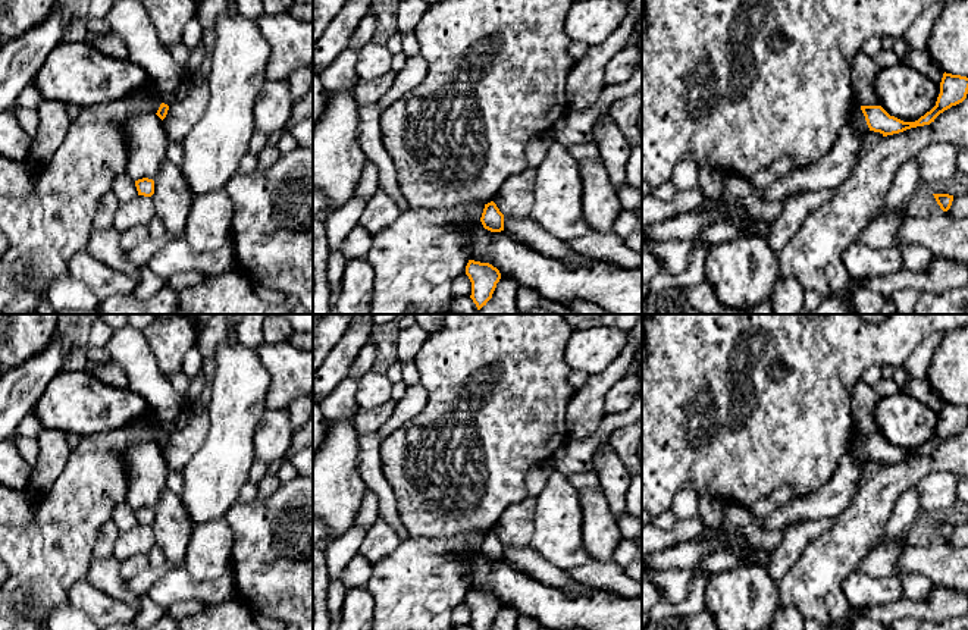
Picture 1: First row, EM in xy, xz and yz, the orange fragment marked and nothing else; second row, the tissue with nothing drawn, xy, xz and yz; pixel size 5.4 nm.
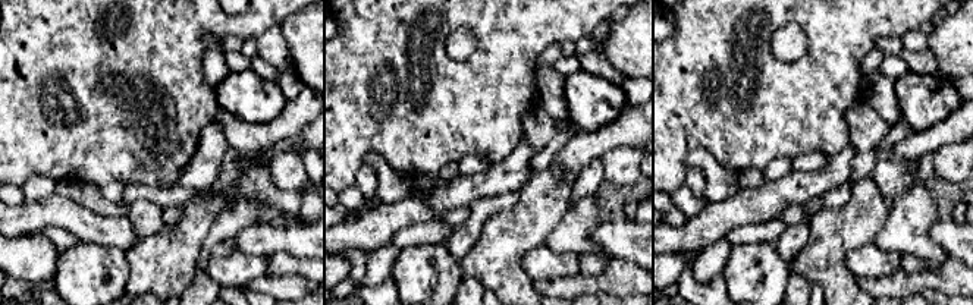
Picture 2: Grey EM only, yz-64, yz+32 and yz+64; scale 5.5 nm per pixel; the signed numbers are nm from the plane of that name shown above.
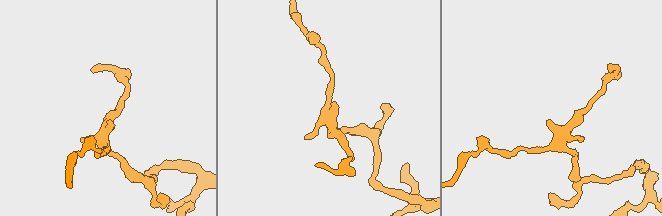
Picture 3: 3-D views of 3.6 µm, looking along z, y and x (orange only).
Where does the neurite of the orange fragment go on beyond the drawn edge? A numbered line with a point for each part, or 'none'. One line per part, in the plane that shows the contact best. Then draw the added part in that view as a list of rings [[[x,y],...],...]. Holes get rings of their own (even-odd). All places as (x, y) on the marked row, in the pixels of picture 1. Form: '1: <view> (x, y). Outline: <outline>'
none

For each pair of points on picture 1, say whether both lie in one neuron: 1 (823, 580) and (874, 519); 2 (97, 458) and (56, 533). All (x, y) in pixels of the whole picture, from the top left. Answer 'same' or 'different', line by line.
1: same
2: same

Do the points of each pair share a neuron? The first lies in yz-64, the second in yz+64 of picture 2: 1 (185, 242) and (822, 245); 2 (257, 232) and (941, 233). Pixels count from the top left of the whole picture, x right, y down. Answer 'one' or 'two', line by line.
1: one
2: one

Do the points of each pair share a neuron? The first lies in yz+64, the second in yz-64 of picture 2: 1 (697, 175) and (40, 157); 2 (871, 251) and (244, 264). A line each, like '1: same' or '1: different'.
1: different
2: same

